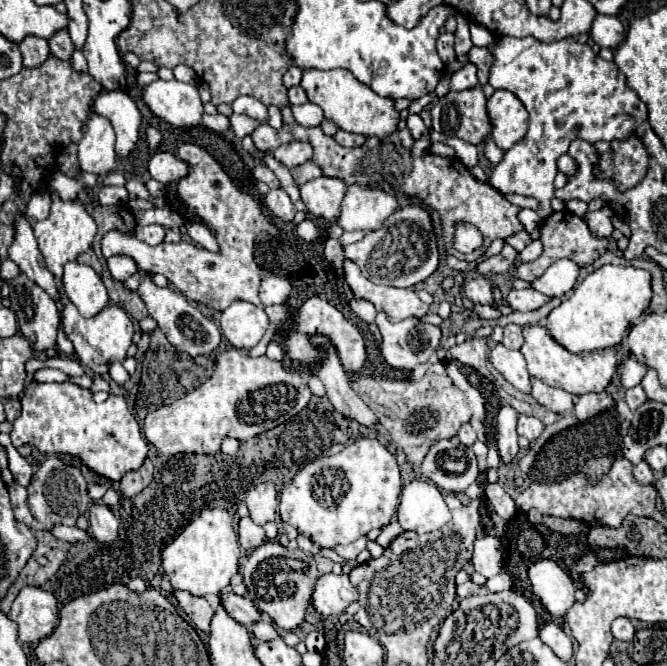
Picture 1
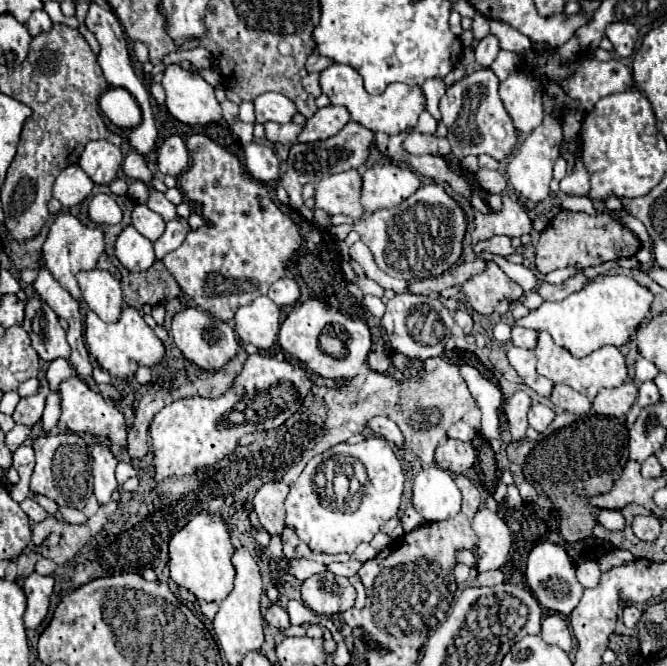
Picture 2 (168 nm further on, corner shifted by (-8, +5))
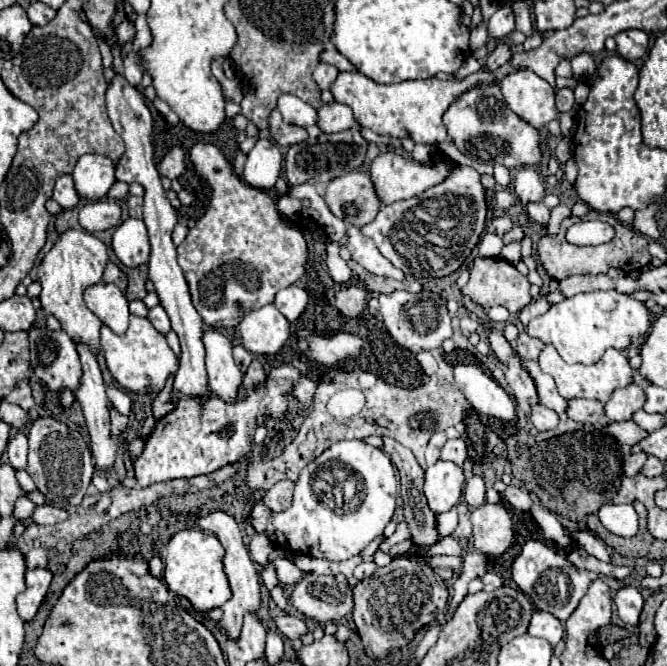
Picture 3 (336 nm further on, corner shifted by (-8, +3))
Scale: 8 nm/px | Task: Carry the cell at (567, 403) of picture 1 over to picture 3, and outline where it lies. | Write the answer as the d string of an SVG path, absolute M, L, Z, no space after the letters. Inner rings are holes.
M572 399L568 405L568 417L578 423L598 425L604 417L604 403L592 399Z

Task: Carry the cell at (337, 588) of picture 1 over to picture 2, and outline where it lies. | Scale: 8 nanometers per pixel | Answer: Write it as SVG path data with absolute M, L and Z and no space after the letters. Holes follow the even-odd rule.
M324 571L304 581L302 601L306 603L306 607L310 607L314 613L320 615L344 613L354 605L356 589L352 587L350 579Z

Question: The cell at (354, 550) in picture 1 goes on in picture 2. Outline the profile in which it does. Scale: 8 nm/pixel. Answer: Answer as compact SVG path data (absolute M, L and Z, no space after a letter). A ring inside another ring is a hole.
M360 543L360 547L356 547L356 551L354 551L354 559L358 559L358 561L368 561L368 559L374 559L378 553L370 547L370 543Z

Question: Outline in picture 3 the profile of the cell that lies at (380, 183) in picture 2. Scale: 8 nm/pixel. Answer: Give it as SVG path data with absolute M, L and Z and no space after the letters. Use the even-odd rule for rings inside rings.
M386 151L382 155L378 155L372 165L370 165L370 177L374 181L374 187L376 187L376 193L378 197L382 199L384 205L390 205L390 203L396 203L396 201L402 201L402 199L410 199L410 197L416 197L420 193L424 193L428 187L432 185L438 185L442 183L450 171L452 171L454 163L450 157L434 157L430 163L418 163L418 161L412 161L400 153L394 153L394 151Z

